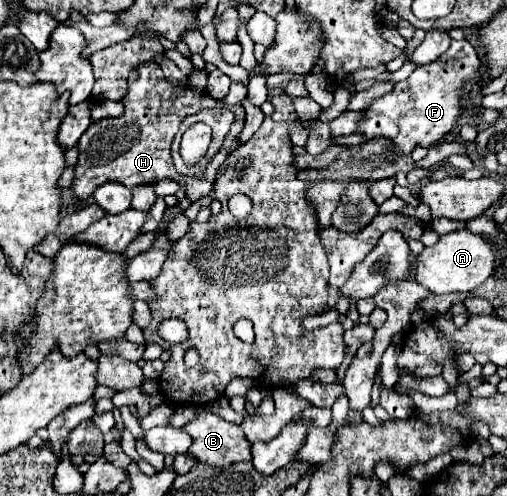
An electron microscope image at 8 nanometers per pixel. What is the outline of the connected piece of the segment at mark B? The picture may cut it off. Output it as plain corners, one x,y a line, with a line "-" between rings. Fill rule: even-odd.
201,406
201,408
197,410
195,420
189,422
189,424
185,424
183,430
189,432
189,436
193,436
193,444
191,444
191,448
189,448
189,454
191,454
199,464
225,468
225,466
231,466
231,464
235,464
235,462
251,462
251,444
245,440
241,426
225,422
225,420
219,418
217,414
211,414
205,406

